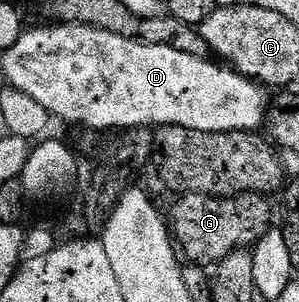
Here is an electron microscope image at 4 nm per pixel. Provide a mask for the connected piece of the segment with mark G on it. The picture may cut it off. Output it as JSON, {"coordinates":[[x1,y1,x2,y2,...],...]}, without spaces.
{"coordinates":[[184,194,178,201,175,211,169,214,173,238,195,264,218,264,233,252,254,248,273,229,270,201,261,194,235,194,231,198]]}

